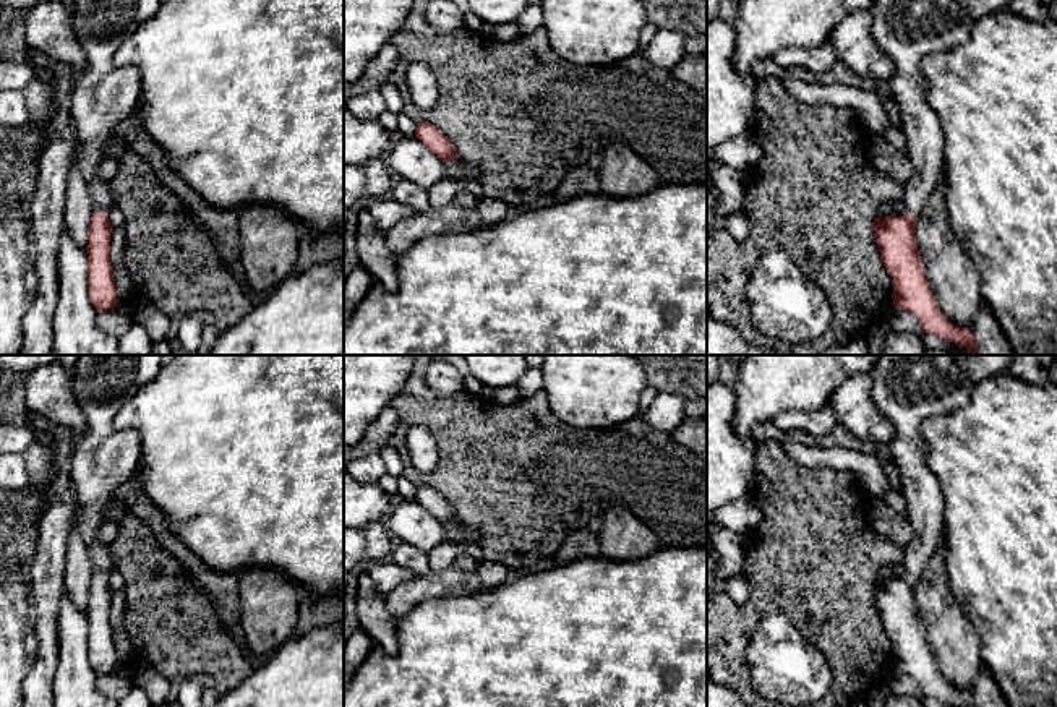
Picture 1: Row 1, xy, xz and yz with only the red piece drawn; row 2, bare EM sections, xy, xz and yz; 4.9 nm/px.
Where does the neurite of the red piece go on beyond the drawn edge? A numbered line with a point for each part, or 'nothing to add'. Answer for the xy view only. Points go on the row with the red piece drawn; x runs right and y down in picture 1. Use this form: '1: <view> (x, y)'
1: xy (106, 94)

